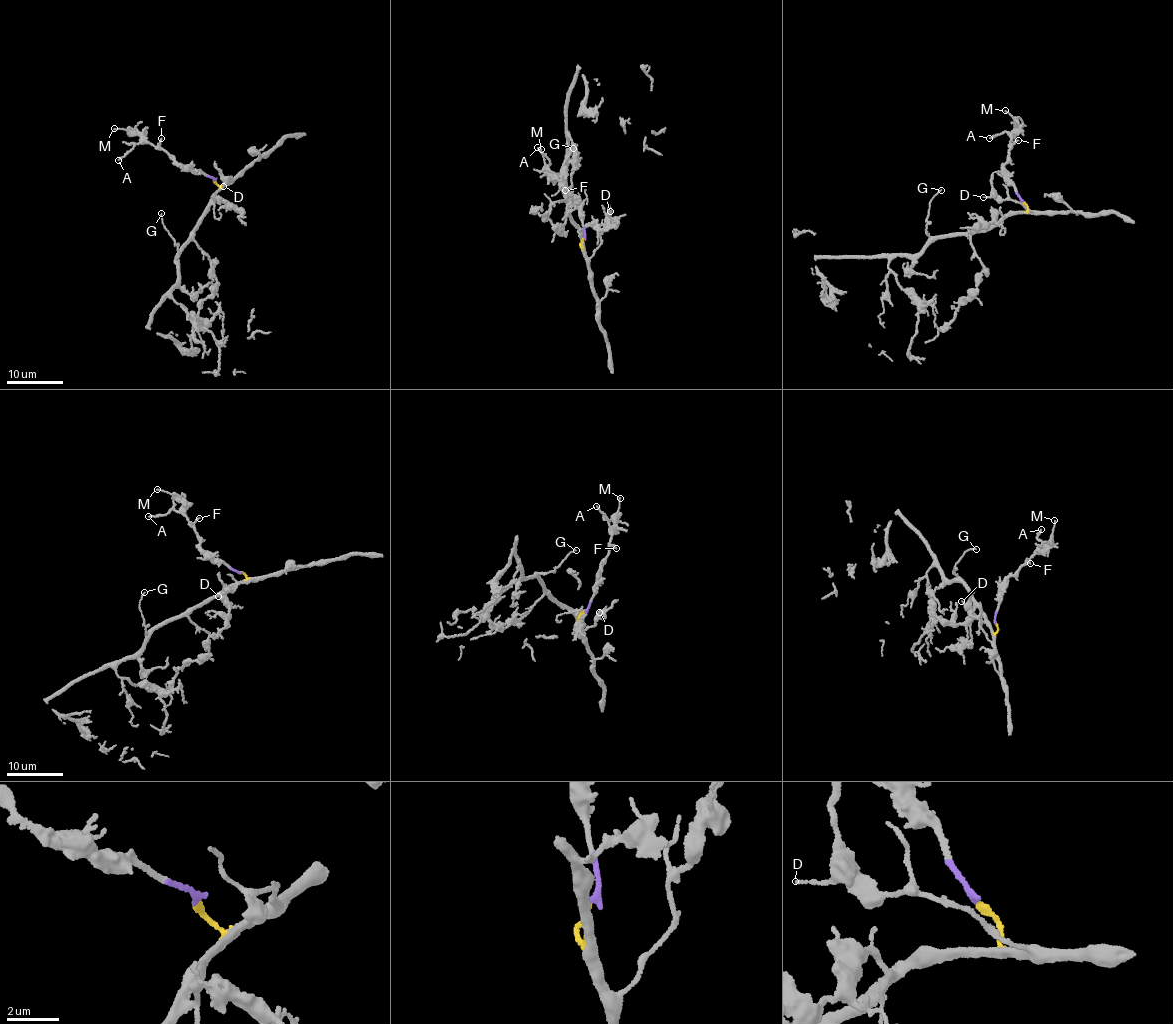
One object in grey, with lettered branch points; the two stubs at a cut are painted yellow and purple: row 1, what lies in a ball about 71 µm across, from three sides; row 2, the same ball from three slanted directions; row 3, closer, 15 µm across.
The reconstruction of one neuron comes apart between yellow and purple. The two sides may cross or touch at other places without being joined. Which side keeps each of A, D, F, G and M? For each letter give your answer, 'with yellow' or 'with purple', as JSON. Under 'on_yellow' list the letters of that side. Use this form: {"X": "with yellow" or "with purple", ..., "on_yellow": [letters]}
{"A": "with purple", "D": "with yellow", "F": "with purple", "G": "with yellow", "M": "with purple", "on_yellow": ["D", "G"]}

